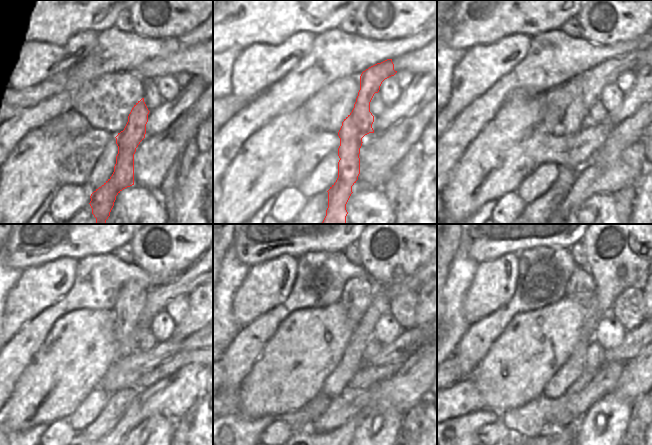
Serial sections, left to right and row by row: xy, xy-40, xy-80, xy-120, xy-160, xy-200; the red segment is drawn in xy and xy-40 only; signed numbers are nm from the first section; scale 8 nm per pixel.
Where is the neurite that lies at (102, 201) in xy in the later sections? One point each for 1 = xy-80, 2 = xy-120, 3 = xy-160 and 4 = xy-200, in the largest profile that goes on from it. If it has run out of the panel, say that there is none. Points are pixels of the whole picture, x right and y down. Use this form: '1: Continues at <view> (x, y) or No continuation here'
1: Continues at xy-80 (585, 89)
2: Continues at xy-120 (133, 299)
3: Continues at xy-160 (358, 291)
4: Continues at xy-200 (581, 287)

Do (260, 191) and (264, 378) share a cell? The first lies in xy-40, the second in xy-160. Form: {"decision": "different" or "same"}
{"decision": "same"}

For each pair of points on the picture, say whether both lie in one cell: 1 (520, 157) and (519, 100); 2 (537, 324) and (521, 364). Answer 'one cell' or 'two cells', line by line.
1: one cell
2: one cell

